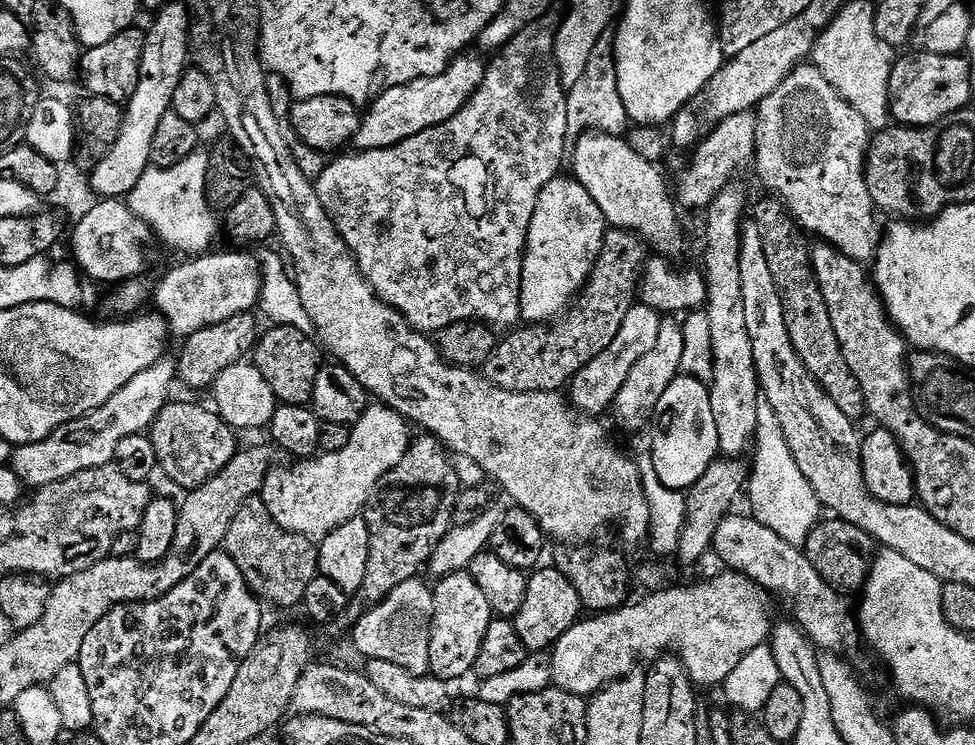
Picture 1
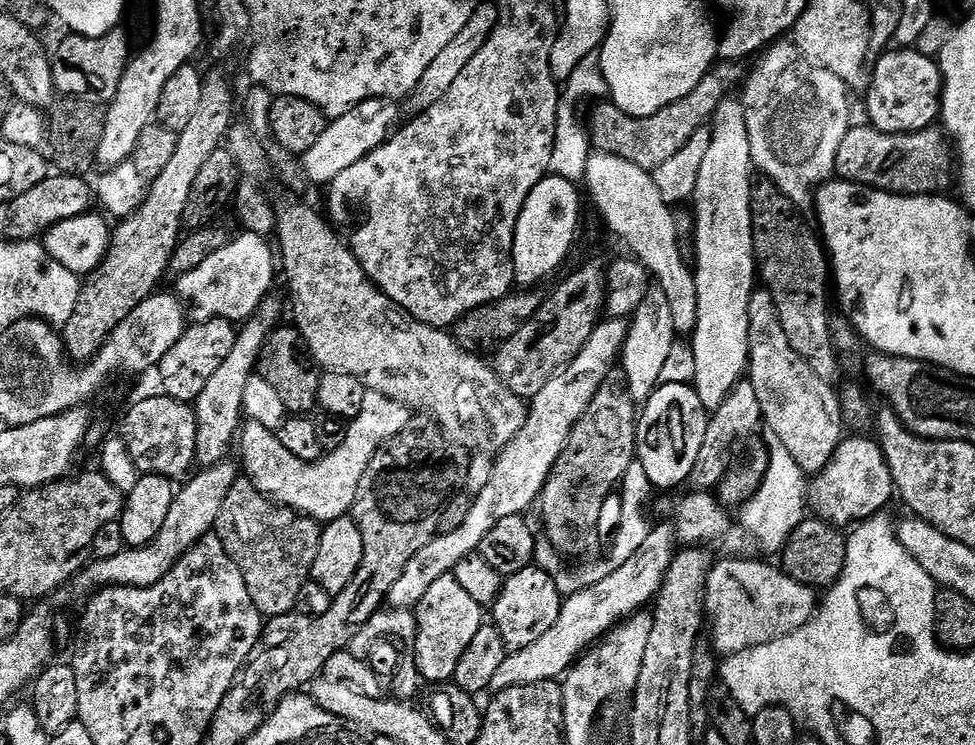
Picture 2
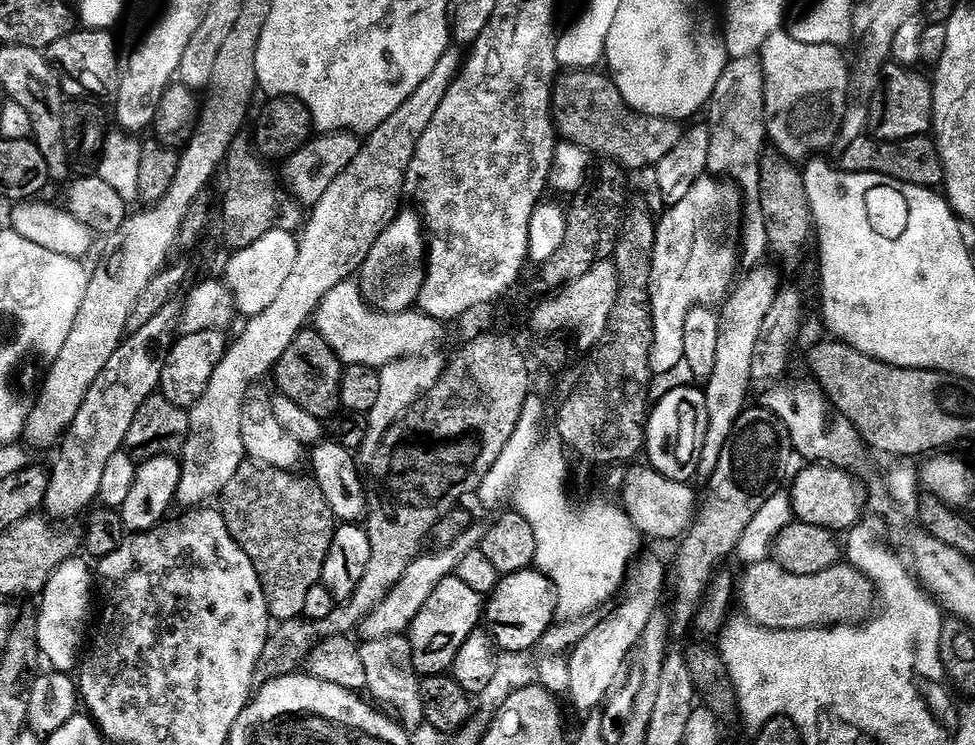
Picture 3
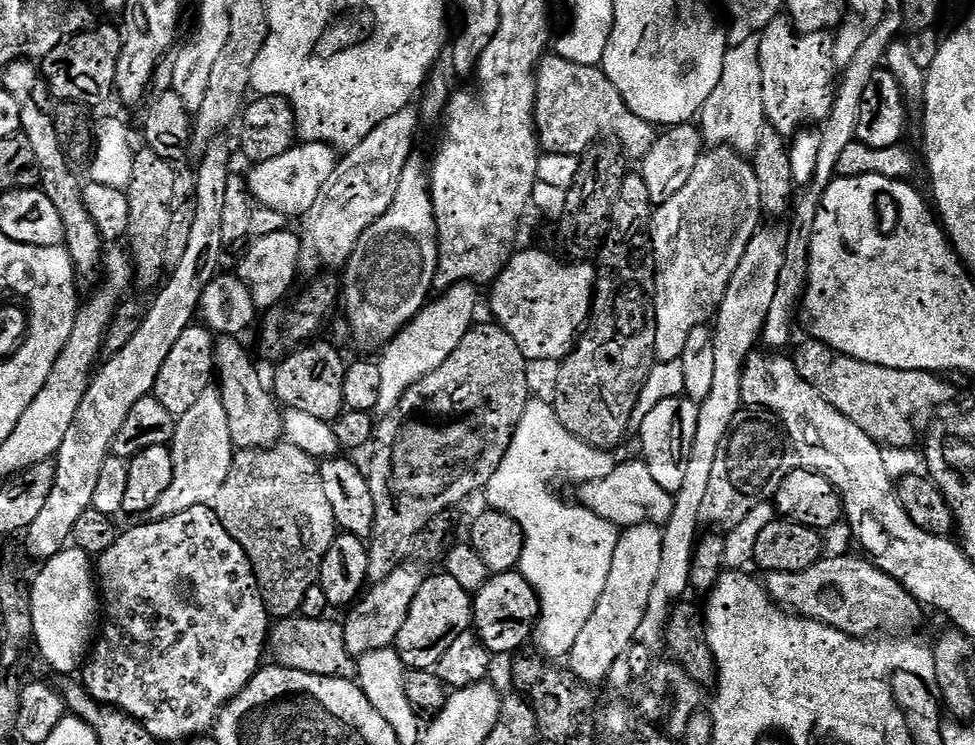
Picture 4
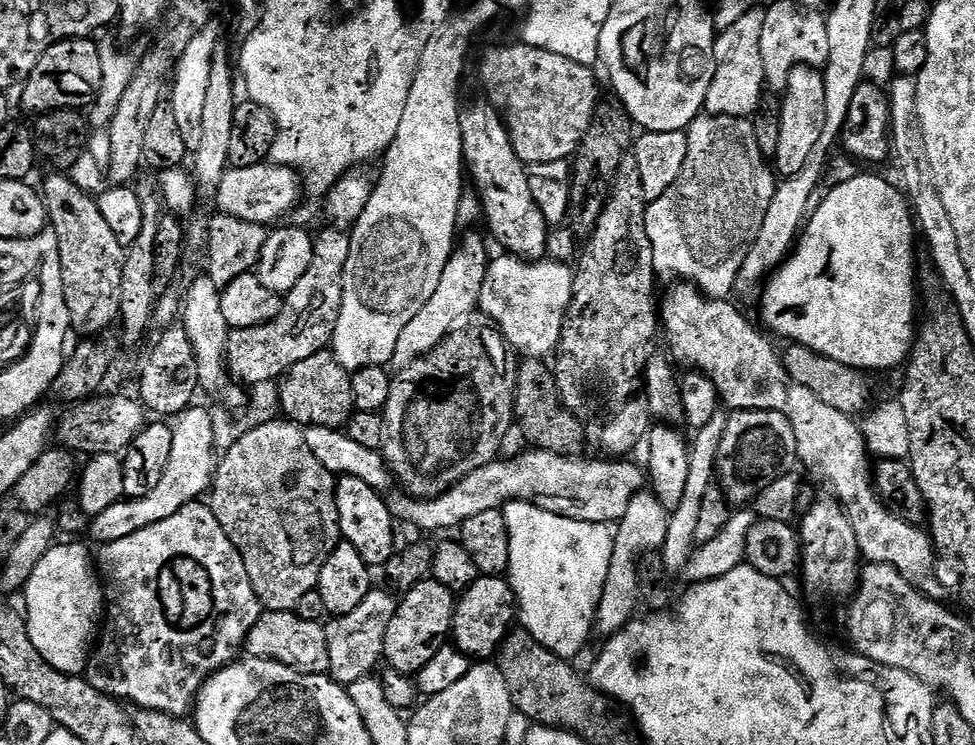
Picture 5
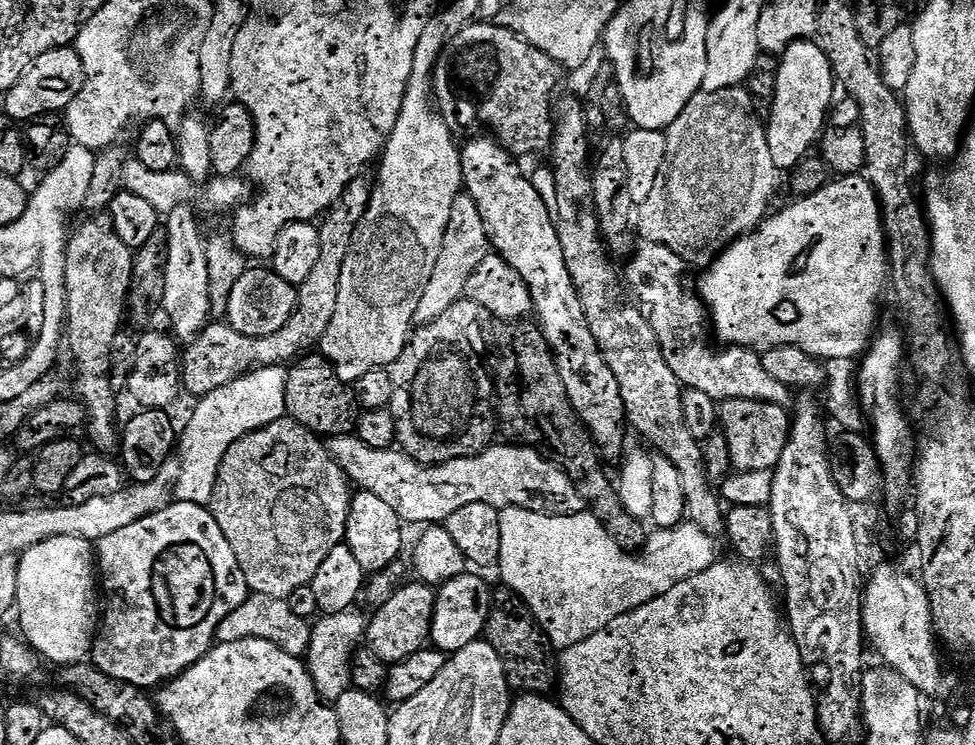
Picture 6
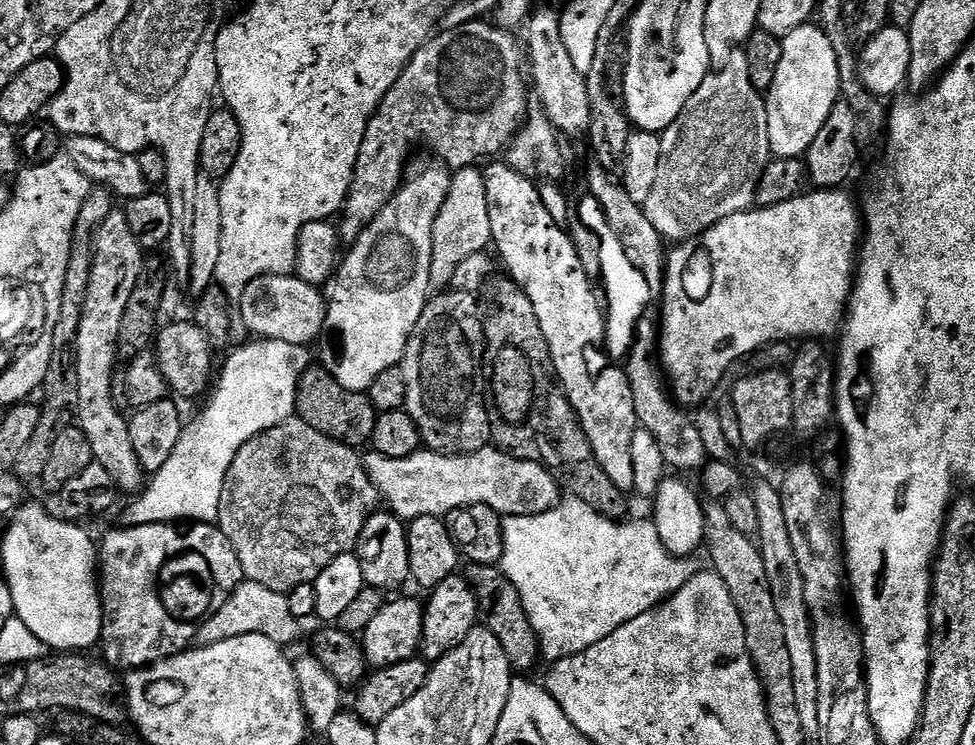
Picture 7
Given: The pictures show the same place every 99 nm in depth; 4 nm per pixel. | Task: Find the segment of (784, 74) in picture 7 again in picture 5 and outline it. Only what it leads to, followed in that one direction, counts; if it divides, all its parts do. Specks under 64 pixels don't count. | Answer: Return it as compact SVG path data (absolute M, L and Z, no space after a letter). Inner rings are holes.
M804 65L791 72L788 87L781 101L781 137L774 157L775 171L781 177L794 177L803 167L811 149L824 130L826 121L824 77L819 69Z

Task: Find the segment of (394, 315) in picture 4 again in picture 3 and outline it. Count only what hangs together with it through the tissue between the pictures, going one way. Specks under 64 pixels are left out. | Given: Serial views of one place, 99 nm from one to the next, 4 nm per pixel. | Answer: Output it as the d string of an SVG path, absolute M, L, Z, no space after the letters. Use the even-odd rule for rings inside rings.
M415 215L399 216L389 220L374 242L370 254L366 254L358 273L361 294L380 312L407 312L420 298L422 263L426 258L422 224Z

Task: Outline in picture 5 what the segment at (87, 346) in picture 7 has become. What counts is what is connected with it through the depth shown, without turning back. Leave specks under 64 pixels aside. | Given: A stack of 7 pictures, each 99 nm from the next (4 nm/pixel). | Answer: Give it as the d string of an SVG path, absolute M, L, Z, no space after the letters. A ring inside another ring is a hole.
M52 174L44 180L42 195L50 230L58 238L62 262L62 286L70 312L71 331L80 338L95 338L111 329L120 315L122 268L126 249L114 238L99 203L79 188L68 174Z

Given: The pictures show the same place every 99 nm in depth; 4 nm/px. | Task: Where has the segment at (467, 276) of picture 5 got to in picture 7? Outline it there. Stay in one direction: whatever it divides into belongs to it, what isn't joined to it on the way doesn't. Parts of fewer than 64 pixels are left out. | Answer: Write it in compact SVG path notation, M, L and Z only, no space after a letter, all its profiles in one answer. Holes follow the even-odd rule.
M479 167L458 168L451 173L452 181L446 200L442 202L442 210L438 210L438 218L434 218L434 244L430 274L432 287L444 290L454 278L458 264L472 254L485 251L492 244L490 230L490 206L486 206L486 182L483 171Z

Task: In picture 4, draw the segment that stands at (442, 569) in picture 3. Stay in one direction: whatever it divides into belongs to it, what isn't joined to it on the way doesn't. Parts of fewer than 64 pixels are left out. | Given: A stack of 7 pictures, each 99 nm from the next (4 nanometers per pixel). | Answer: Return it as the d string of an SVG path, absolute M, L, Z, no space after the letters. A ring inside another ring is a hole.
M415 563L406 564L397 566L386 579L373 583L363 593L359 603L349 611L353 612L342 620L346 650L352 657L359 658L368 655L369 652L377 652L395 645L398 630L402 630L402 622L406 622L406 614L410 614L414 596L418 594L420 583L425 577L425 573Z

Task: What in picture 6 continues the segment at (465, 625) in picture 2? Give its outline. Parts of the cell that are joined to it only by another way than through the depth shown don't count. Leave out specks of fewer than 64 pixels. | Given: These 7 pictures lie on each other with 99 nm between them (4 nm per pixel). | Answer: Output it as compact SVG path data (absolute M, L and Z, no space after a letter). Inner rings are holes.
M405 583L386 602L386 606L375 609L368 620L366 647L387 666L400 664L410 654L419 652L429 643L432 634L432 619L436 605L437 589L431 584ZM412 583L412 584L411 584Z

